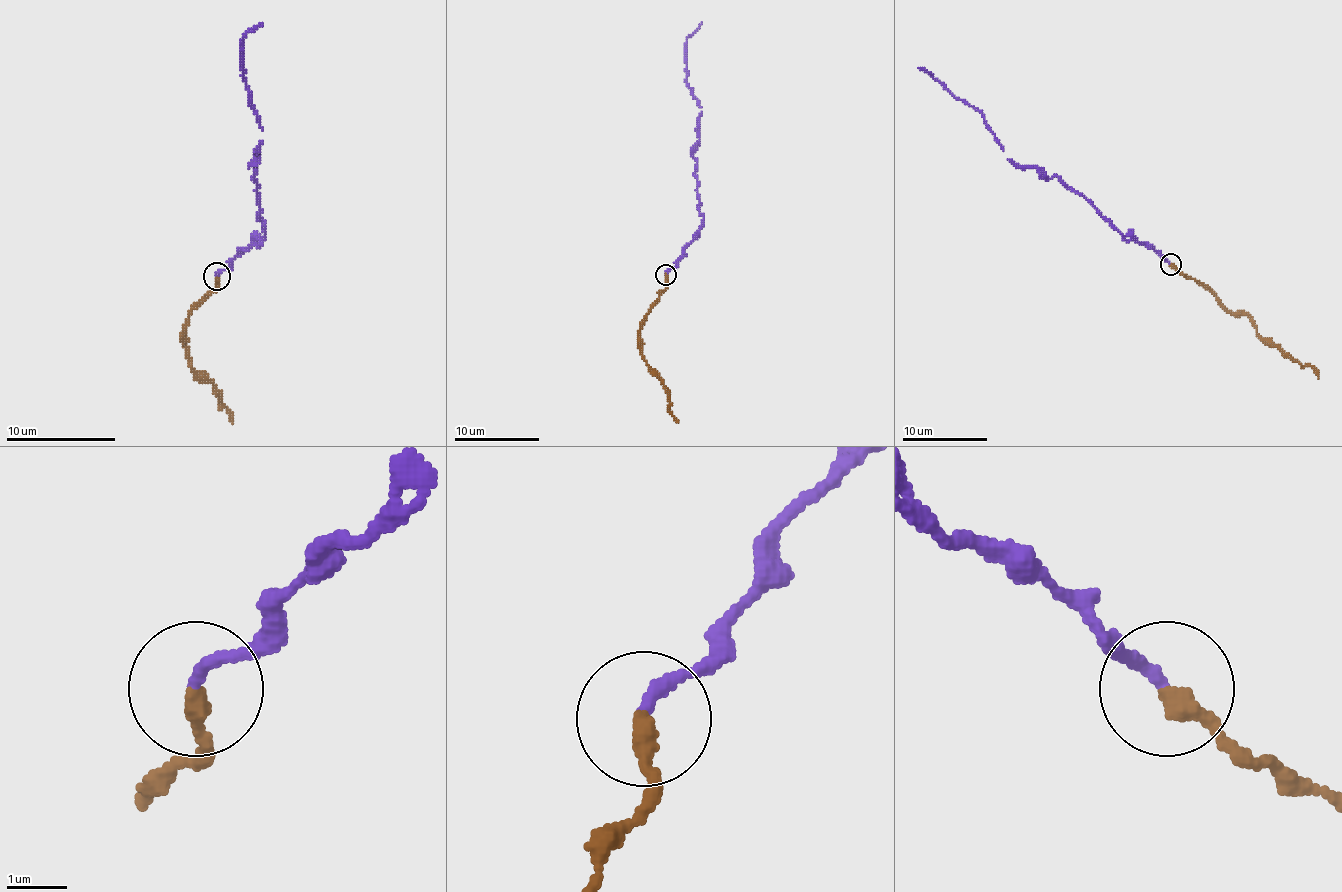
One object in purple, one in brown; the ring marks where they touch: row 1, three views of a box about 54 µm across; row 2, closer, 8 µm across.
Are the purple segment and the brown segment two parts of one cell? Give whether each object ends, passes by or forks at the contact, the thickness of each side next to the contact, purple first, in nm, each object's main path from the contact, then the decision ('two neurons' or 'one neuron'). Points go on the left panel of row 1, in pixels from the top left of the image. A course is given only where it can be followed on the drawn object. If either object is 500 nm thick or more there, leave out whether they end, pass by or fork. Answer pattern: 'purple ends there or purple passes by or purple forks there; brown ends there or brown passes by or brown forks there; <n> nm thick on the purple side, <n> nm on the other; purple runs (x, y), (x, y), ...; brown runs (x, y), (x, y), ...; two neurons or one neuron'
purple ends there; brown ends there; 200 nm thick on the purple side, 340 nm on the other; purple runs (216, 275), (265, 234), (254, 163), (251, 166), (262, 141), (259, 116), (243, 78), (243, 37), (262, 23); brown runs (216, 275), (218, 286), (191, 311), (183, 333), (183, 344), (196, 371), (218, 390), (221, 407), (232, 423); two neurons

